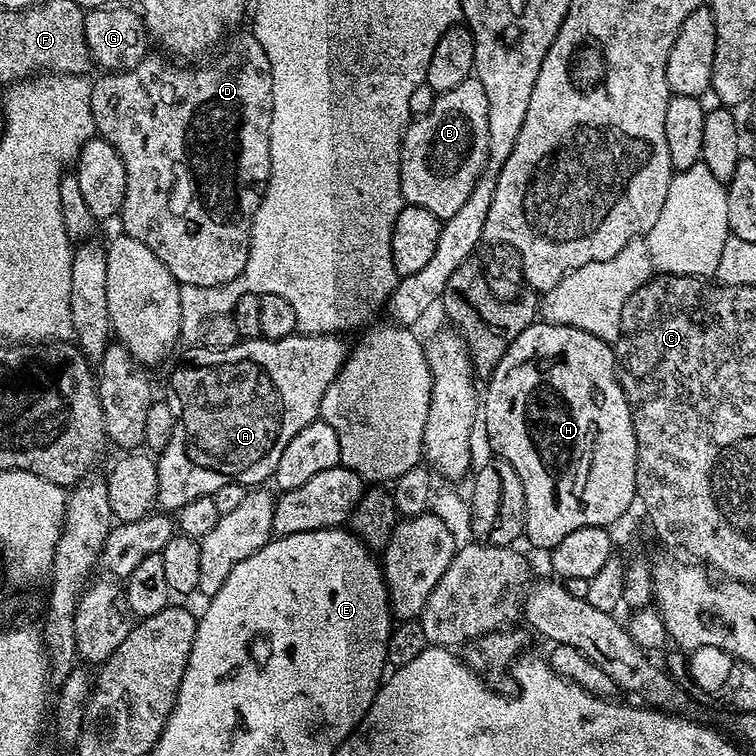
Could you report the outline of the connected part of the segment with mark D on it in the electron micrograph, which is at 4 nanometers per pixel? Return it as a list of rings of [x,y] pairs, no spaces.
[[[244,30],[241,36],[234,36],[223,45],[224,53],[217,60],[212,60],[209,64],[202,65],[201,68],[181,66],[163,55],[160,57],[148,54],[134,67],[127,68],[124,72],[100,74],[100,77],[92,84],[90,110],[94,114],[99,139],[110,142],[110,146],[114,146],[114,150],[118,150],[118,158],[122,158],[122,166],[126,166],[126,198],[118,217],[119,223],[124,223],[123,235],[142,242],[142,246],[146,246],[146,250],[153,252],[158,258],[158,262],[162,262],[162,266],[166,266],[166,270],[170,270],[170,274],[174,274],[174,278],[182,286],[202,286],[203,288],[222,286],[230,283],[234,278],[238,278],[238,274],[242,274],[250,250],[252,219],[268,185],[270,122],[274,110],[270,58],[266,58],[266,52],[262,50],[258,38],[253,36],[251,31]]]

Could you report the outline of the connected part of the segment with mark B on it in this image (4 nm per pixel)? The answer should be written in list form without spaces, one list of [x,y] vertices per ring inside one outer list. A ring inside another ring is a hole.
[[[470,78],[466,82],[458,82],[458,86],[454,86],[454,90],[446,90],[445,92],[439,93],[436,101],[430,106],[430,110],[417,115],[415,119],[405,127],[404,136],[400,139],[400,189],[404,195],[404,202],[405,204],[422,206],[422,210],[430,210],[430,214],[434,214],[441,222],[454,218],[454,214],[458,214],[458,210],[462,210],[462,205],[466,202],[466,198],[470,198],[470,190],[474,190],[474,186],[478,182],[478,178],[481,172],[484,171],[484,166],[487,163],[488,107],[486,106],[486,90],[482,90],[482,82],[480,80]]]

